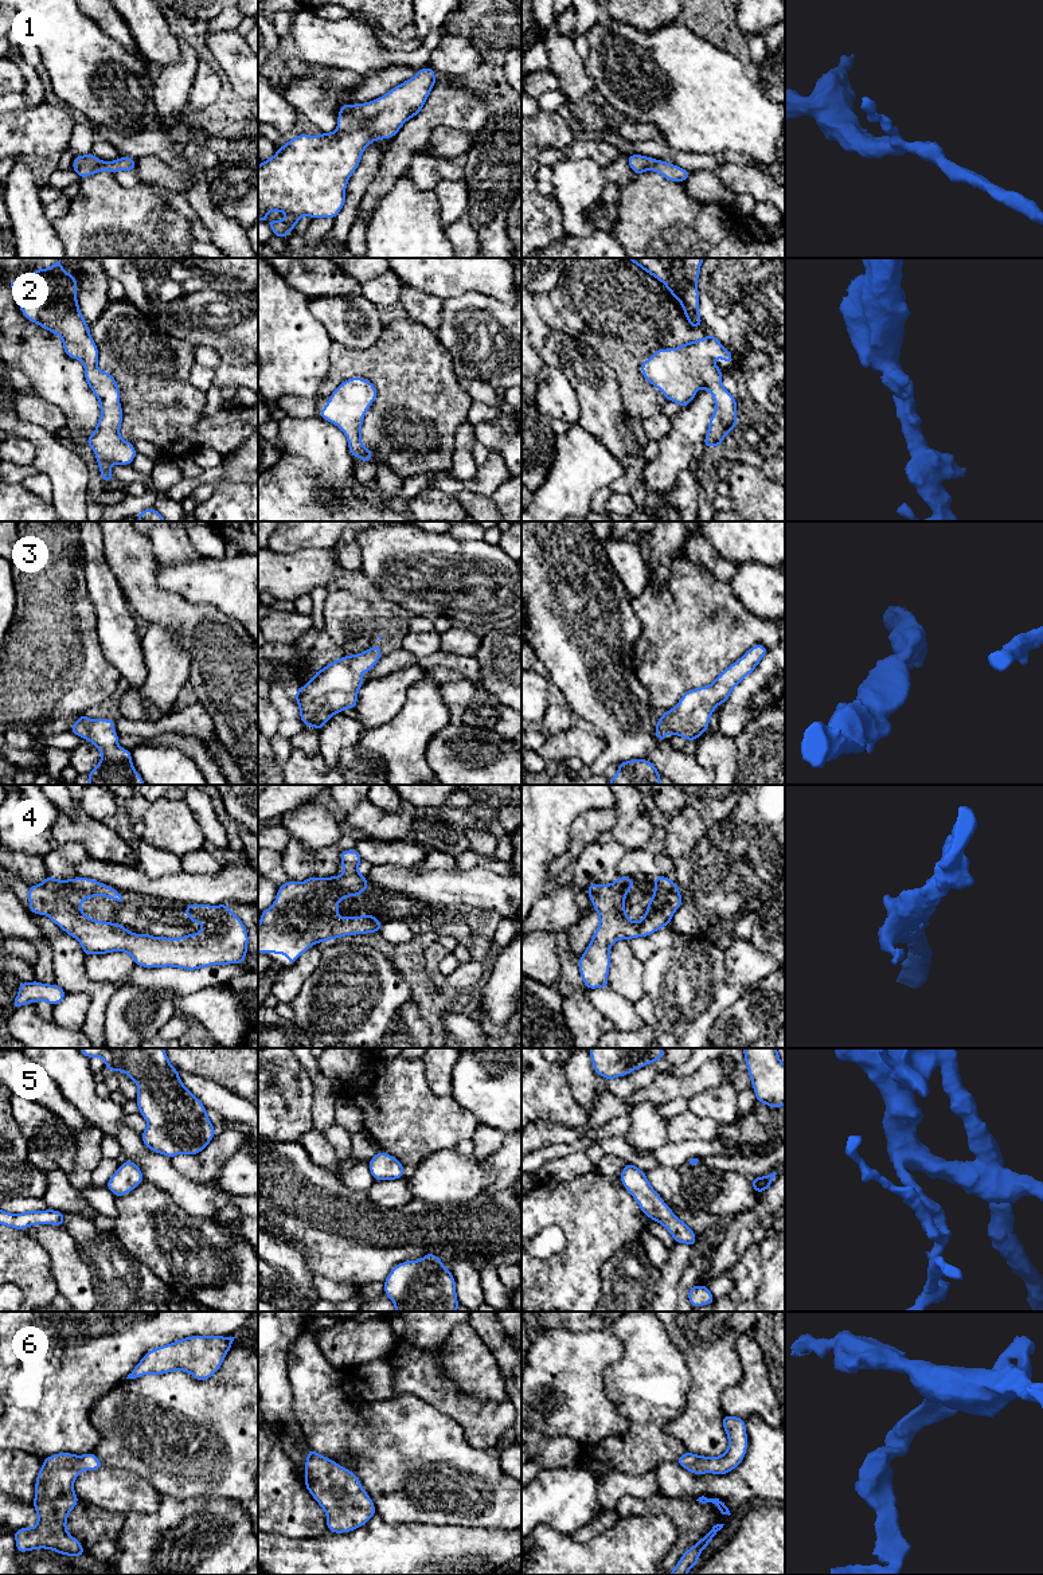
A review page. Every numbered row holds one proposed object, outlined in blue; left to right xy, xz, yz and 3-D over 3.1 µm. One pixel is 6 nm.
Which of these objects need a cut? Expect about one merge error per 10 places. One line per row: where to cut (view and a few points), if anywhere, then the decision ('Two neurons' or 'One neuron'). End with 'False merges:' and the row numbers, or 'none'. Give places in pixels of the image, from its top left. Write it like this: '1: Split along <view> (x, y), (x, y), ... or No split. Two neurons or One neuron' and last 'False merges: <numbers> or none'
1: No split. One neuron
2: No split. One neuron
3: No split. One neuron
4: No split. One neuron
5: No split. One neuron
6: No split. One neuron
False merges: none

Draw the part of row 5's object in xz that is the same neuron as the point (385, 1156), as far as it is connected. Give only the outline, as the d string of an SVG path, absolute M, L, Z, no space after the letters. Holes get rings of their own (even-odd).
M378 1152L368 1162L370 1172L375 1180L402 1179L405 1169L398 1158L384 1152Z

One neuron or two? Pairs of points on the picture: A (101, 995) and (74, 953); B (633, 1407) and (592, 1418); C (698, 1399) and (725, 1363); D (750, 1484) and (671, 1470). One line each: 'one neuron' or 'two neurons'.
A: one neuron
B: two neurons
C: one neuron
D: one neuron

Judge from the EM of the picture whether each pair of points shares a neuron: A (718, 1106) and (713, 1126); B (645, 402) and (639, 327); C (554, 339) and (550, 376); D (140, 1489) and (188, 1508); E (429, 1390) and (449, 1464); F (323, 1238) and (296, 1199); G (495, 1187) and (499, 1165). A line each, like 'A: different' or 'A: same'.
A: different
B: same
C: different
D: different
E: different
F: same
G: same

